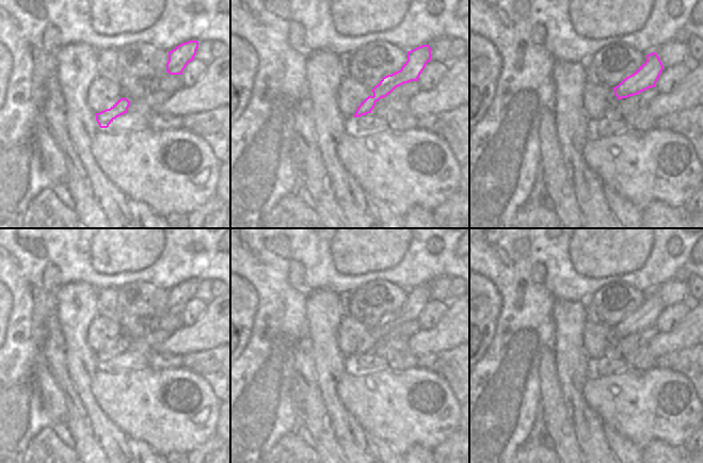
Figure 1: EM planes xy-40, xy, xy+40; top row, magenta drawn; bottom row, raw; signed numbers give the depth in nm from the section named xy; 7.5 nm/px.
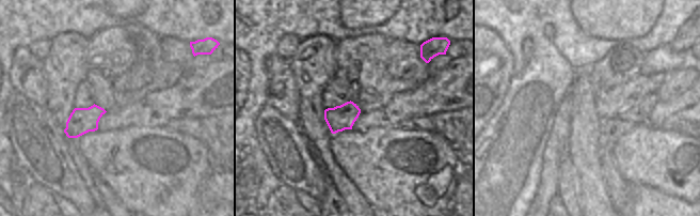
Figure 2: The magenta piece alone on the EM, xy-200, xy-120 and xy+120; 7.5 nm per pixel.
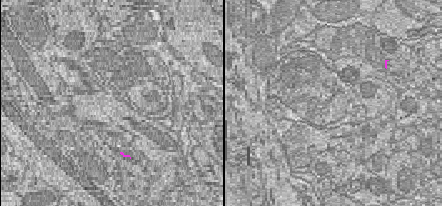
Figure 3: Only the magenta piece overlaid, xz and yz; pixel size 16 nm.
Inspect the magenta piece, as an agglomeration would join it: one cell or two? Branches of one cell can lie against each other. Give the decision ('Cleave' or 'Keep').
Keep.

